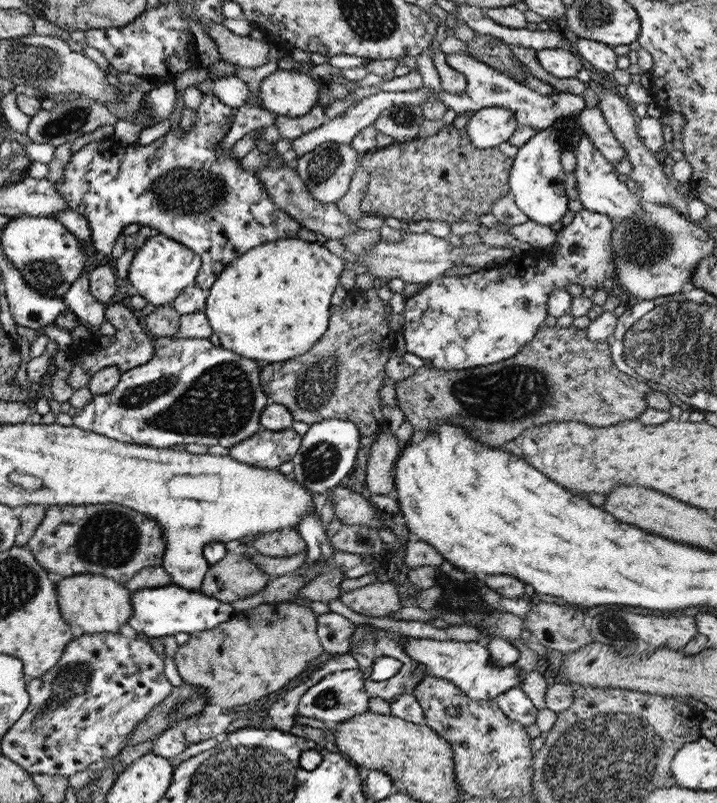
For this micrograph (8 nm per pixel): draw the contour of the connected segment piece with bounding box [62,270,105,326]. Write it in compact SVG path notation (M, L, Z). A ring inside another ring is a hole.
M90 270L80 274L63 294L62 301L79 321L97 326L104 321L104 305L91 296L88 289Z

